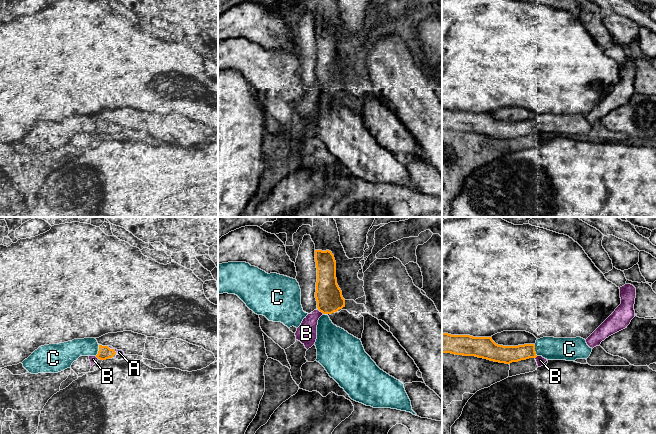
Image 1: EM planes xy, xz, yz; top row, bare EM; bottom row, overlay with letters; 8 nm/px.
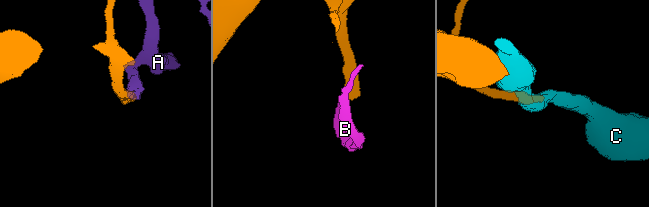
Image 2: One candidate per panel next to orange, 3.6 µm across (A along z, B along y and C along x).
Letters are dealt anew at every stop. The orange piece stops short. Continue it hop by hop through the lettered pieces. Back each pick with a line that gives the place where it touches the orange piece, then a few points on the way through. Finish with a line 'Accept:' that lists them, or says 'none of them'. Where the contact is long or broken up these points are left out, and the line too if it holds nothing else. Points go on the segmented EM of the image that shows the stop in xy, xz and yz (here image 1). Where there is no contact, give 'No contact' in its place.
A: Touches orange at xy (112, 349)
Accept: A

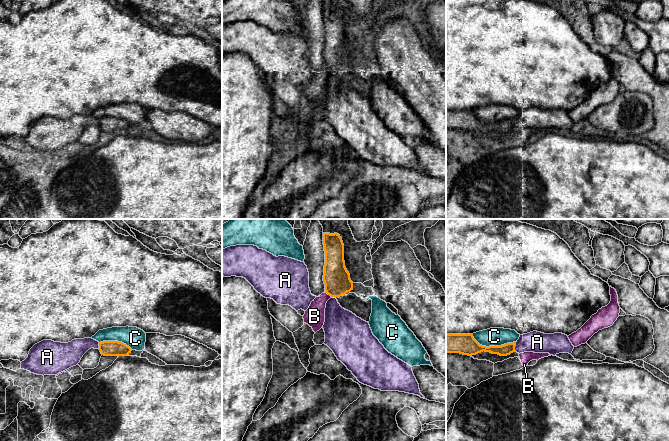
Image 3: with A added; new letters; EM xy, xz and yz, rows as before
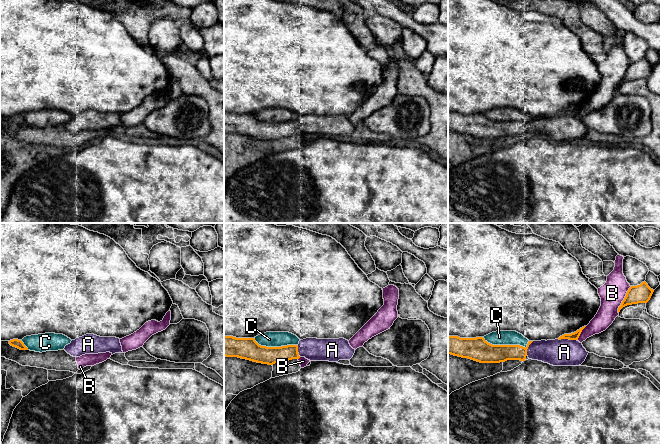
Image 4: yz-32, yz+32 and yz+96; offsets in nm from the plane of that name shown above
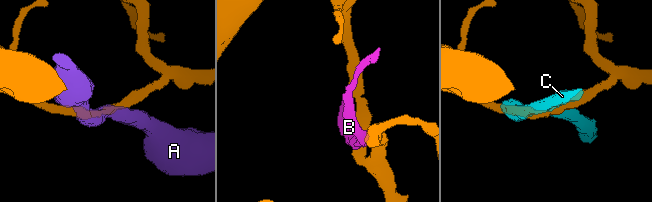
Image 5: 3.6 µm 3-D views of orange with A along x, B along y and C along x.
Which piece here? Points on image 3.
Accept: none of them

